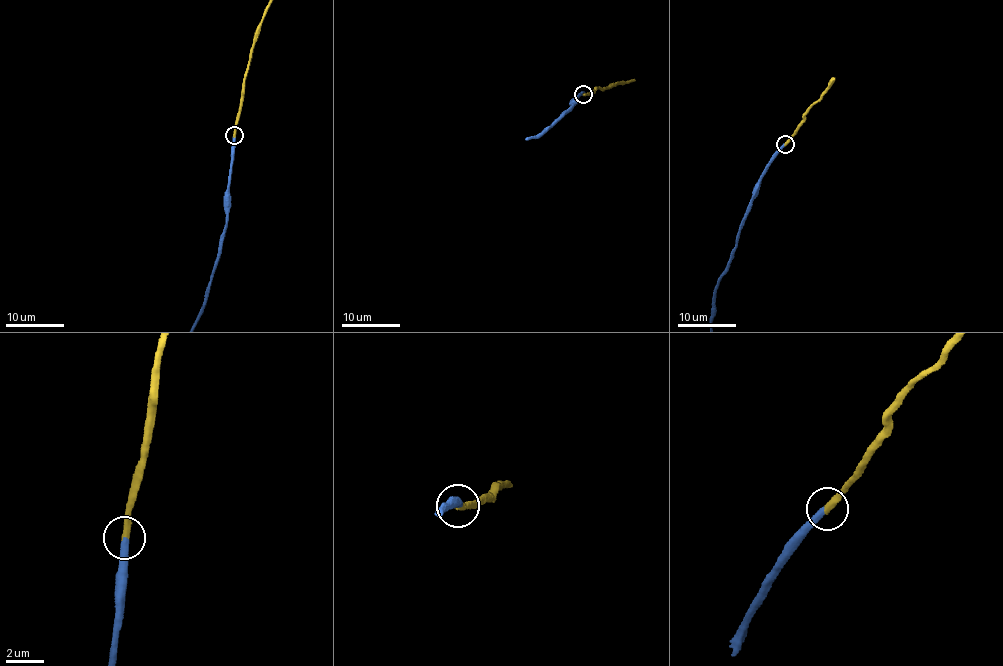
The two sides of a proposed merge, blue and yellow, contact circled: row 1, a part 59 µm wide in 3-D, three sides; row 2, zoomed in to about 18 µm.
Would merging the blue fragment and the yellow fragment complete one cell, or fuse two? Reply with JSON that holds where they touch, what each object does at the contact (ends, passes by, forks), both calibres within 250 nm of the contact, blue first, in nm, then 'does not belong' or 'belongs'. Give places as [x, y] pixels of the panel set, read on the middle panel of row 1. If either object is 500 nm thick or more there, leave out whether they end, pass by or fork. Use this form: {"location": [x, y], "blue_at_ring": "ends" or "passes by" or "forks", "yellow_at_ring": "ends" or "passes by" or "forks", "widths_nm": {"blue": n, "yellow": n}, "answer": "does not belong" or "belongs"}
{"location": [583, 94], "blue_at_ring": "ends", "yellow_at_ring": "ends", "widths_nm": {"blue": 360, "yellow": 400}, "answer": "belongs"}

